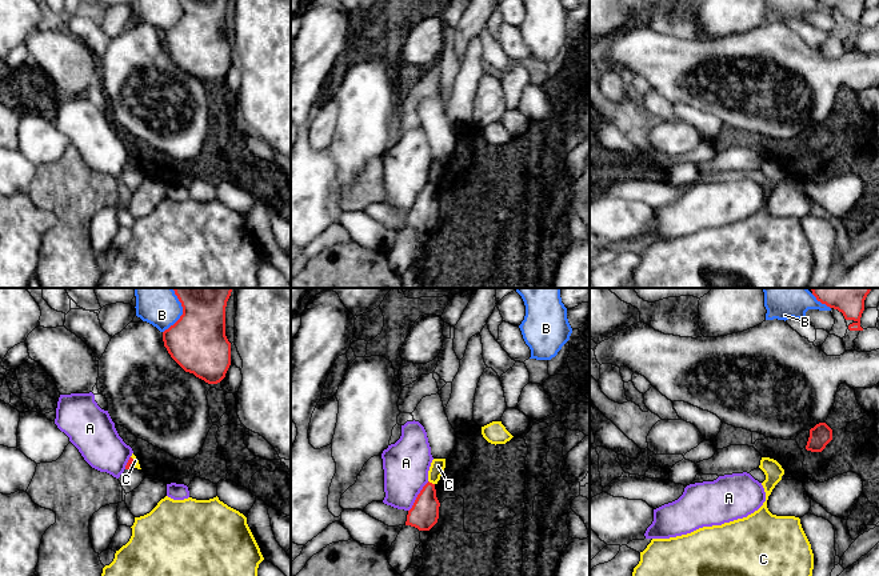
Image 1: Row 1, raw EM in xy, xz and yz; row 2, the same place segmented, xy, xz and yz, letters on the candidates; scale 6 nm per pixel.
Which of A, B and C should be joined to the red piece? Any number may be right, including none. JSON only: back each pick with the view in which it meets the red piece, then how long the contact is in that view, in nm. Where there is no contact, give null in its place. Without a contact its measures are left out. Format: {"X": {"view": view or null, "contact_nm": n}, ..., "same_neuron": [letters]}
{"same_neuron": []}

